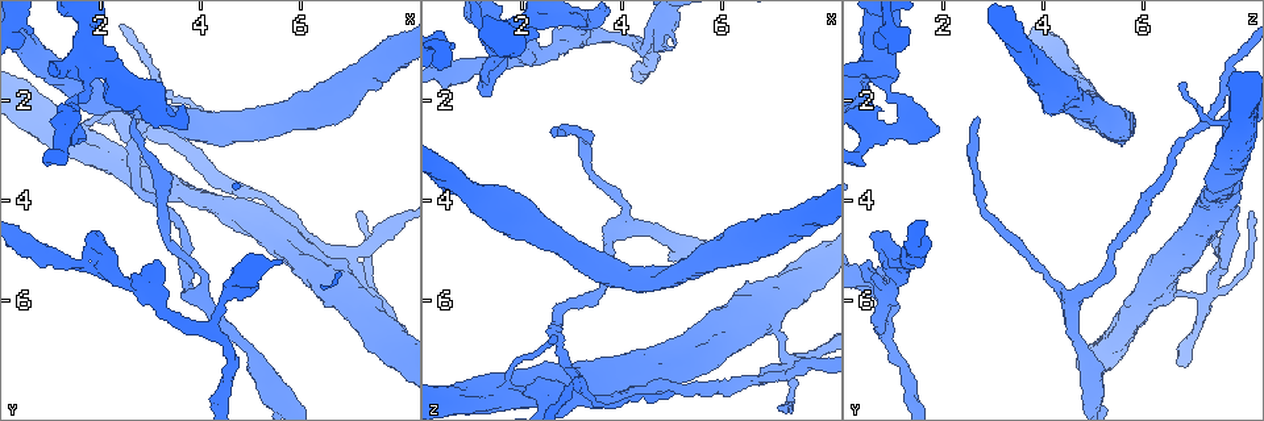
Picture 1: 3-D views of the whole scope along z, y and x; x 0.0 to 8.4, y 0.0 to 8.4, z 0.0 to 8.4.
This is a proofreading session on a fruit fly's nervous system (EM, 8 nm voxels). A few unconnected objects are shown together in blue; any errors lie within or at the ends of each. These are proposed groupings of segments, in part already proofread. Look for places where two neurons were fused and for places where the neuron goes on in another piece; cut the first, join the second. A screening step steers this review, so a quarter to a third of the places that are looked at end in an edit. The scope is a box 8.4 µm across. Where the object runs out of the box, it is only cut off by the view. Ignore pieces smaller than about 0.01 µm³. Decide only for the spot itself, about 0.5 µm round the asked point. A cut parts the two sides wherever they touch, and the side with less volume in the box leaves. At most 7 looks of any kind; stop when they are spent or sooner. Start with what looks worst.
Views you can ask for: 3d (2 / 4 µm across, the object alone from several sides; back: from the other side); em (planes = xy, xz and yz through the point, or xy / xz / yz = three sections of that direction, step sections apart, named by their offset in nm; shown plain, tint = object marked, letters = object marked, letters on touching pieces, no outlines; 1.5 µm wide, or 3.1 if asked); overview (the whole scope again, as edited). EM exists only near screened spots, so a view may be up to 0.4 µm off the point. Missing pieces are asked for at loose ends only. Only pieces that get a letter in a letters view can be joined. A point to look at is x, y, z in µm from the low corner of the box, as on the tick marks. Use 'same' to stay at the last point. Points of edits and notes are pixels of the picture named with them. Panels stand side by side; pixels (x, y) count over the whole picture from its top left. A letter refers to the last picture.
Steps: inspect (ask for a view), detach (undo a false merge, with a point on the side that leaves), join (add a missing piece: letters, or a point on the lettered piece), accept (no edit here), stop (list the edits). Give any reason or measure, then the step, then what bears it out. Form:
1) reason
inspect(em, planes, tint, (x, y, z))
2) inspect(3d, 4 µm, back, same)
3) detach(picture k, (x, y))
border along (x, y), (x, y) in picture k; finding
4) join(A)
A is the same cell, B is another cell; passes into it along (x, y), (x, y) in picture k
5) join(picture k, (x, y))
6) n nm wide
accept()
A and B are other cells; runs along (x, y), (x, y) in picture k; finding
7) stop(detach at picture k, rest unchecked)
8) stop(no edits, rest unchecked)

inspect(em, planes, letters, (7.25, 5.90, 7.10))

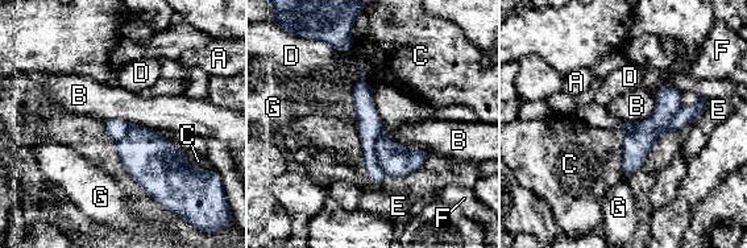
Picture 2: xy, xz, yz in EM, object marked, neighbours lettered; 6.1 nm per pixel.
detach(picture 2, (394, 160))
A, B, C, D, E, F and G are other cells; the part that leaves runs along (679, 94), (635, 147), (626, 174) in picture 2; two neurons meet here

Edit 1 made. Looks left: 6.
inspect(overview)

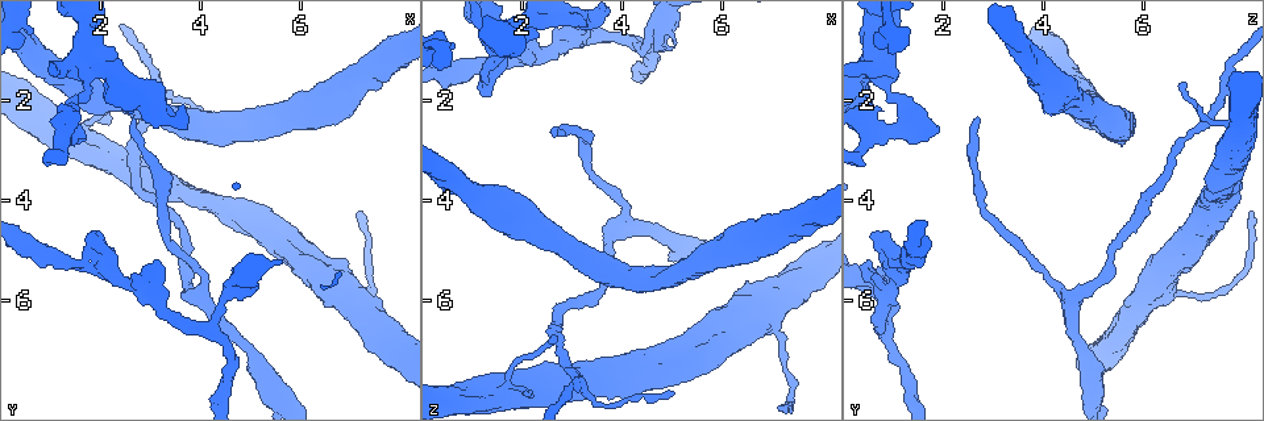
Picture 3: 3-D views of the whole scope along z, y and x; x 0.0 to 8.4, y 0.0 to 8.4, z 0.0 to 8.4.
inspect(em, planes, plain, (1.55, 1.95, 1.10))

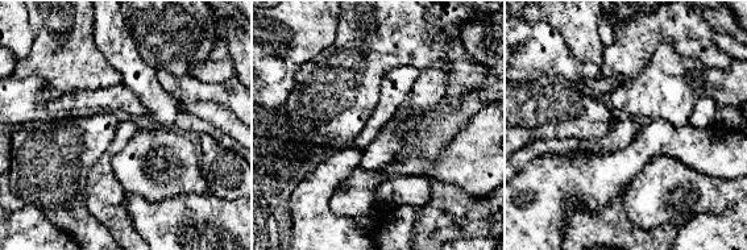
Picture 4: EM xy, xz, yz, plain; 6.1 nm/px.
inspect(em, planes, tint, same)

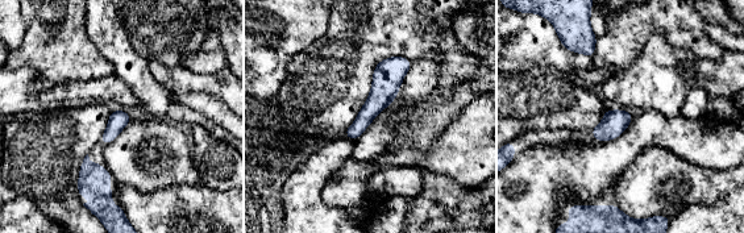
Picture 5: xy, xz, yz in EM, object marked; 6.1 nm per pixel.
inspect(em, planes, letters, same)

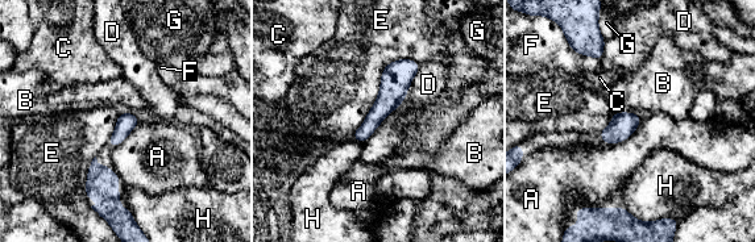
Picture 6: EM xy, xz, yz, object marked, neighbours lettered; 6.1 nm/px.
accept()
A, B, C, D, E, F, G and H are other cells; all the same neuron

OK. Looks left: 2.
arms part here
inspect(em, xz, step 4, tint, (3.20, 1.85, 7.60))

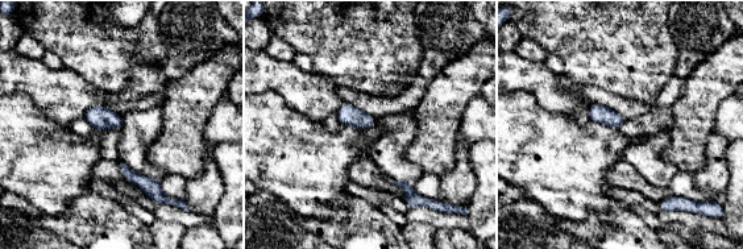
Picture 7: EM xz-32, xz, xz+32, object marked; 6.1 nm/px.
inspect(em, planes, letters, same)

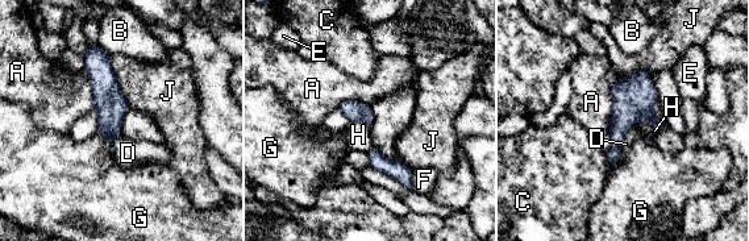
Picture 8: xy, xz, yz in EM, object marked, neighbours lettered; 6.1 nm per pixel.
120 nm wide
accept()
A, B, C, D, E, F, G, H and J are other cells; all the same neuron

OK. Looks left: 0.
stop(detach at picture 2, rest unchecked)

